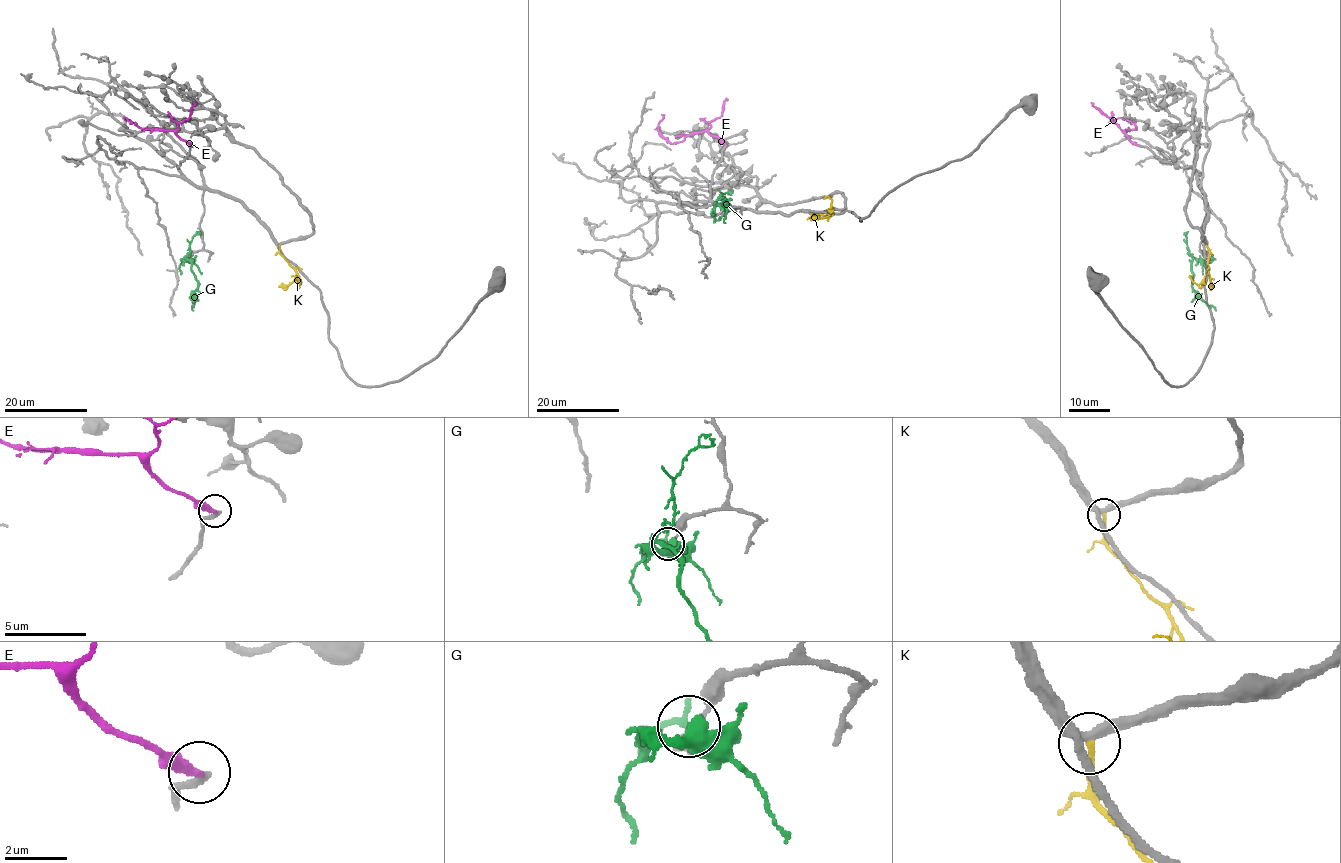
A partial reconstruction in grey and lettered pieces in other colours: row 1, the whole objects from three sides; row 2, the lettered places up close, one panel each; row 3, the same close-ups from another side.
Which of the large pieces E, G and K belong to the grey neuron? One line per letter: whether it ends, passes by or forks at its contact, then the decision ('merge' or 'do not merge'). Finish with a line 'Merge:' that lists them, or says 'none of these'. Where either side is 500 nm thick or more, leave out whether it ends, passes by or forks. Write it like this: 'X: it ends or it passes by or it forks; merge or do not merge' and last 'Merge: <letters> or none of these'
E: it ends; merge
G: it ends; do not merge
K: it ends; do not merge
Merge: E

